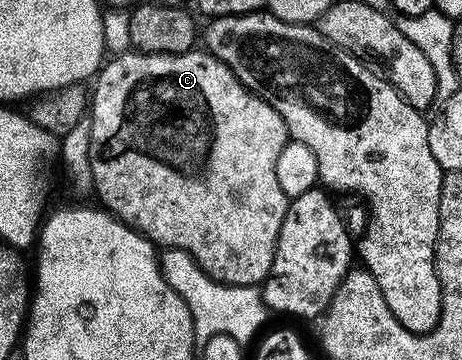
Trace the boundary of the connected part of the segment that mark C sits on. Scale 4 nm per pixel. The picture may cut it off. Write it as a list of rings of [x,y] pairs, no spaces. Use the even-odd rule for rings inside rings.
[[[192,49],[180,55],[144,55],[142,51],[132,50],[130,53],[108,58],[106,62],[102,64],[98,74],[94,76],[93,84],[94,83],[95,89],[93,85],[93,90],[89,95],[89,116],[92,121],[92,140],[89,141],[89,161],[92,165],[93,191],[94,194],[99,194],[100,201],[98,200],[98,202],[102,204],[106,210],[110,211],[115,218],[120,219],[122,223],[126,223],[127,226],[134,229],[134,231],[138,231],[139,234],[144,235],[146,239],[150,239],[152,243],[158,245],[160,248],[176,247],[177,249],[185,249],[185,253],[189,253],[195,258],[196,265],[211,279],[217,280],[218,283],[228,283],[229,285],[237,285],[238,287],[254,287],[262,284],[263,280],[267,278],[268,273],[271,272],[277,237],[281,233],[281,225],[285,221],[285,213],[287,212],[289,202],[288,195],[284,193],[280,183],[277,182],[277,157],[281,157],[281,149],[289,141],[287,126],[283,118],[277,113],[277,109],[273,109],[264,99],[254,95],[247,87],[243,87],[241,81],[237,81],[235,74],[221,61],[217,61],[217,57],[213,57],[210,51],[206,49]]]

